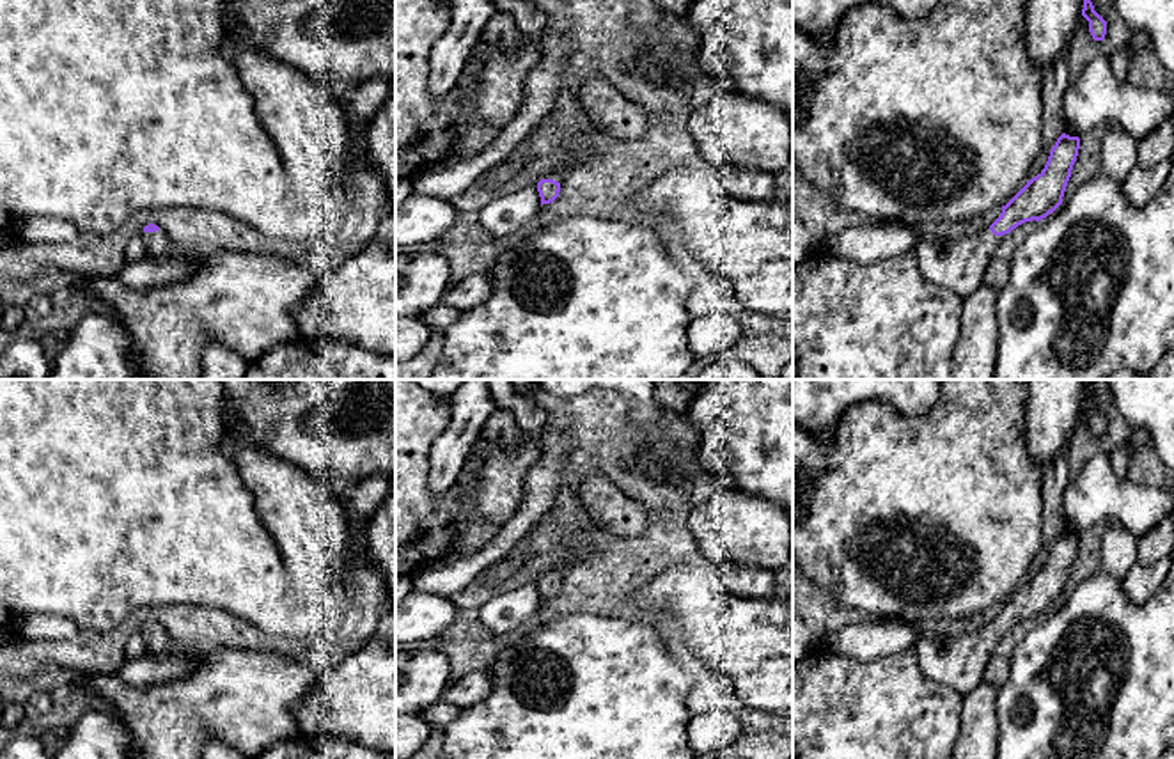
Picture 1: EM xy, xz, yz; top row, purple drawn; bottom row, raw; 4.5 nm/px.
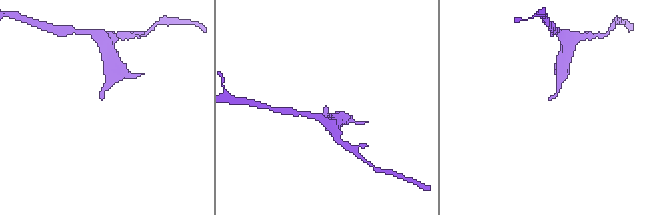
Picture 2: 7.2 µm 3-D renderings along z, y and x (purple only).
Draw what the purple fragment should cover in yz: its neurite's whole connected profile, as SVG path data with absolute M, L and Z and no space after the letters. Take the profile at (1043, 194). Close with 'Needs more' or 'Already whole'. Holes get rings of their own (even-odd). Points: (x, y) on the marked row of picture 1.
M1062 133L1045 168L1002 206L1000 216L988 229L959 239L936 234L920 236L915 250L922 275L961 300L979 289L998 238L1025 222L1046 218L1062 204L1078 149L1080 138Z. Needs more

